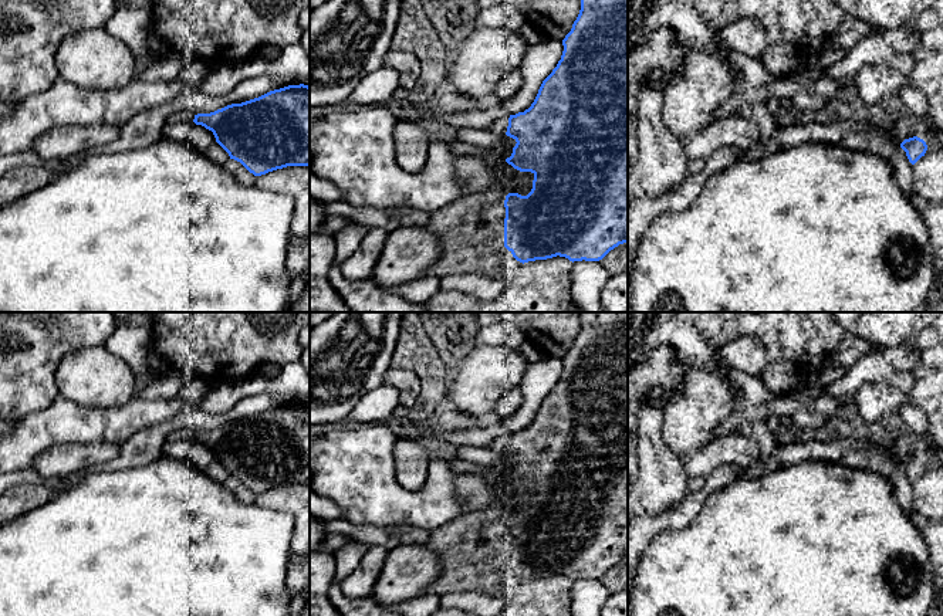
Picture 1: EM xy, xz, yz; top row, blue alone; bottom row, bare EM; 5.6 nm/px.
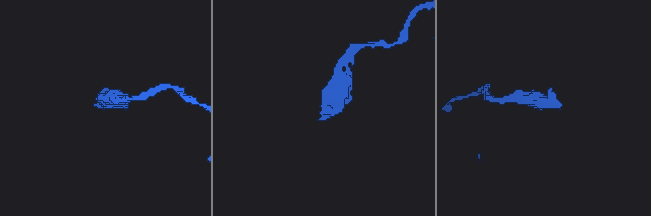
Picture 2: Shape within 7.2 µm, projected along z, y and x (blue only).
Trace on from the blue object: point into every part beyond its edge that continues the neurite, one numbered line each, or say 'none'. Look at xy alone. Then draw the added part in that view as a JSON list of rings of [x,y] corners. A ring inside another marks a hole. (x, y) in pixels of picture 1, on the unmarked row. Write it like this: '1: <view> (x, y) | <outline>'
1: xy (178, 435) | [[[178,429],[168,434],[169,441],[193,440],[195,433],[187,429]]]

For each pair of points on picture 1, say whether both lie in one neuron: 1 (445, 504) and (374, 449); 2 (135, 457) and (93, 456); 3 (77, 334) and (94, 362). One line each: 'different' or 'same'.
1: same
2: different
3: different

